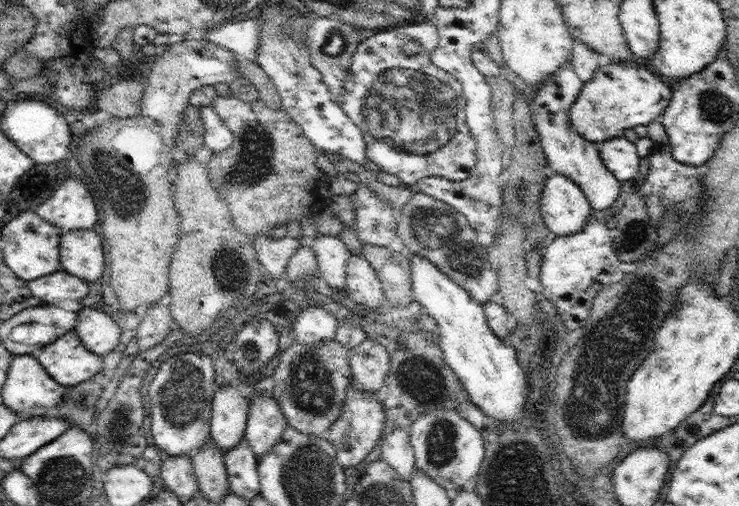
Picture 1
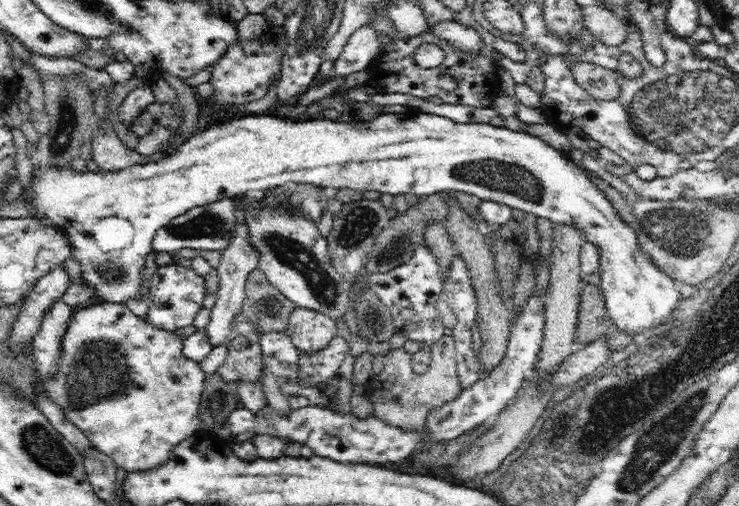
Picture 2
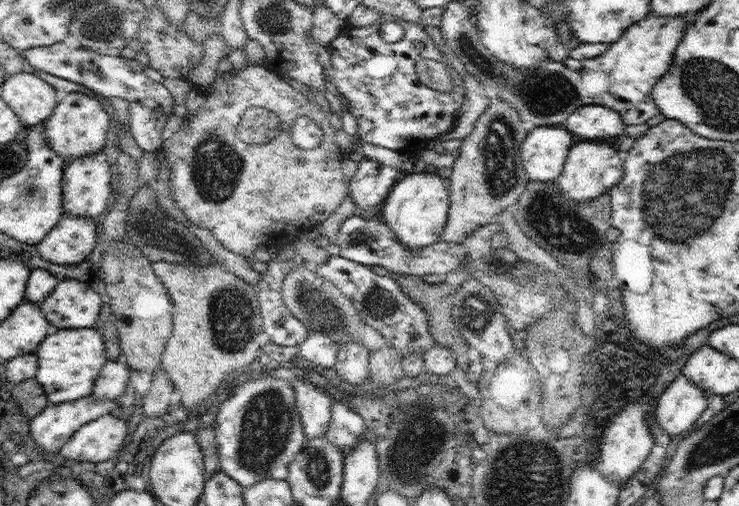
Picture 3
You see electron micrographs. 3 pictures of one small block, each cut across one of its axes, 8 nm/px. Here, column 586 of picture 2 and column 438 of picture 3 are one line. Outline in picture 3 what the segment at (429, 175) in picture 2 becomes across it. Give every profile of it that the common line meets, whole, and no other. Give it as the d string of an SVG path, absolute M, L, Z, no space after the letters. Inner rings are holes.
M414 172L400 174L392 191L380 209L381 219L392 229L395 237L412 251L424 249L438 241L443 234L449 213L449 184L437 174Z

